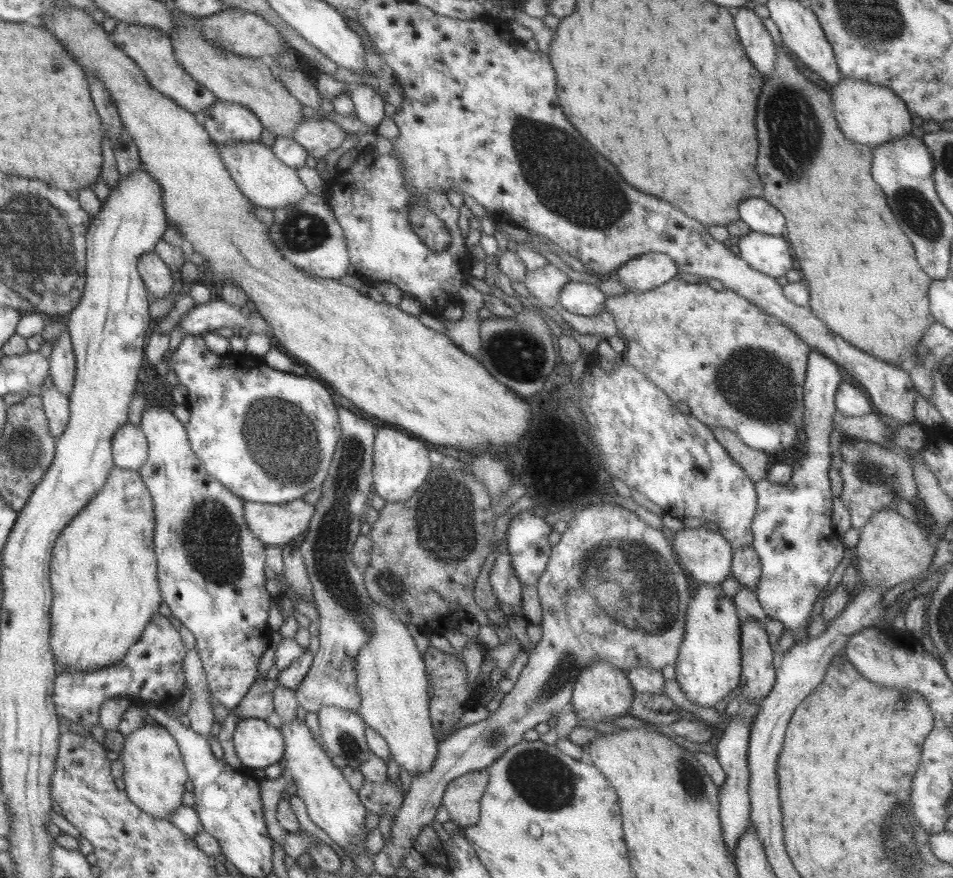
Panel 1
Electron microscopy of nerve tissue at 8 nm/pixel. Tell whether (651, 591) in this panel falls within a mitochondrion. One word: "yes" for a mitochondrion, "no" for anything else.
yes

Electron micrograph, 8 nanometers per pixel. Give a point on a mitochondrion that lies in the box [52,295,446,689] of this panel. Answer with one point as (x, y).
(275, 438)

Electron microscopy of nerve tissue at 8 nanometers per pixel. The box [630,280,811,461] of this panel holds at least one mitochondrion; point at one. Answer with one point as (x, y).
(753, 382)

